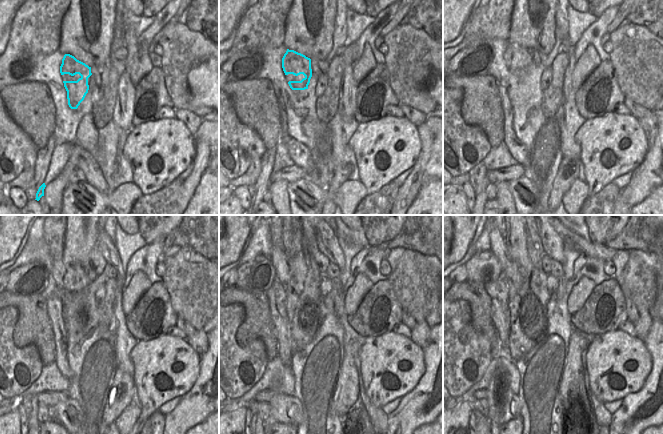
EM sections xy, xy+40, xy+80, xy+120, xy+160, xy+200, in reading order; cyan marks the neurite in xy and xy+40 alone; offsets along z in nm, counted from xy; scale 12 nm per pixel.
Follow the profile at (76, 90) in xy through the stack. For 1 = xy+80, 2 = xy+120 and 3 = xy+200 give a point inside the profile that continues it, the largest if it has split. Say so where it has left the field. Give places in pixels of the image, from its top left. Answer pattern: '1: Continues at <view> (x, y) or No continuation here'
1: Continues at xy+80 (519, 60)
2: Continues at xy+120 (67, 278)
3: Continues at xy+200 (498, 243)

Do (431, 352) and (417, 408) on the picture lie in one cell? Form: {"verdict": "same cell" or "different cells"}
{"verdict": "same cell"}

